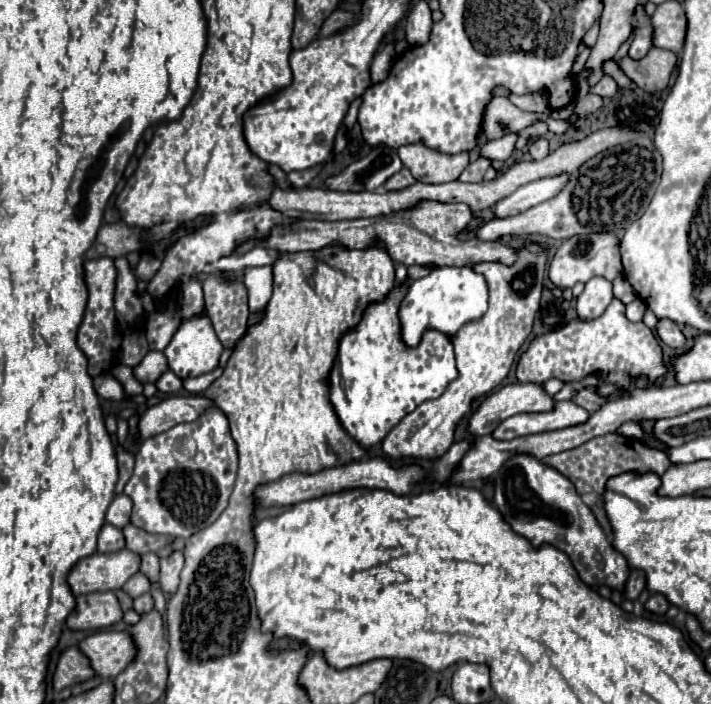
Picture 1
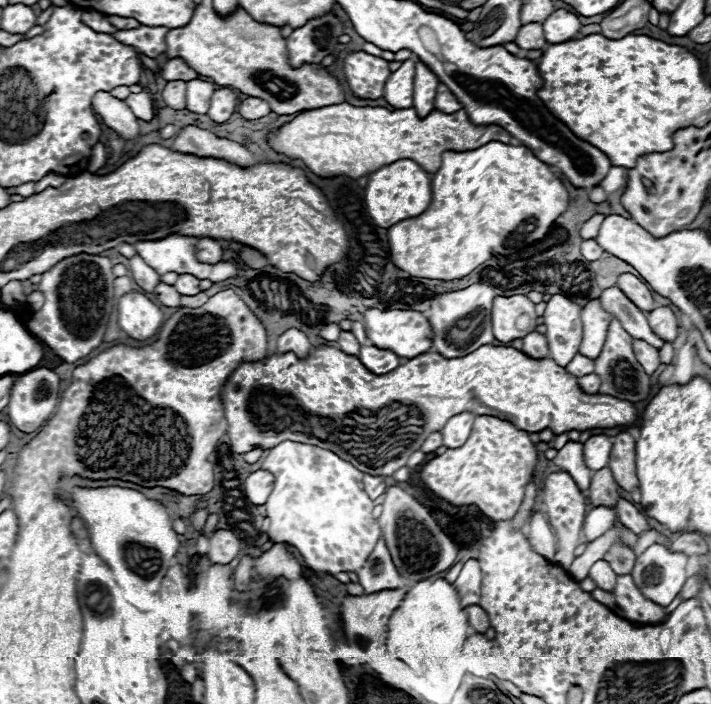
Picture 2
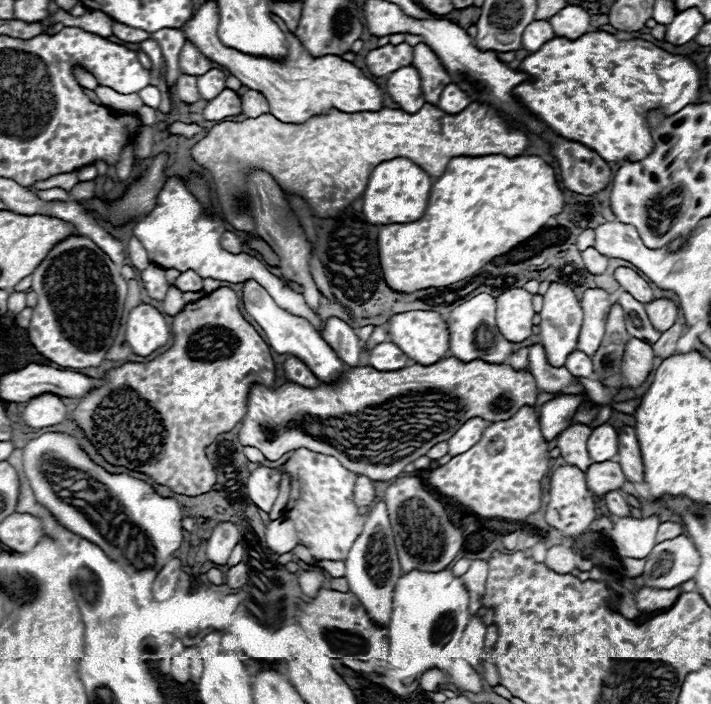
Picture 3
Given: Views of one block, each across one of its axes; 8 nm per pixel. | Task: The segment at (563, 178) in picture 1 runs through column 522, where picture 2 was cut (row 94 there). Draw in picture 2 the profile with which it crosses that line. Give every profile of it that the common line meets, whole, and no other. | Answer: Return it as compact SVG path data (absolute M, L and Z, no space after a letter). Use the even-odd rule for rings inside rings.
M190 80L186 86L186 110L194 114L206 114L210 106L210 96L218 86L206 80Z

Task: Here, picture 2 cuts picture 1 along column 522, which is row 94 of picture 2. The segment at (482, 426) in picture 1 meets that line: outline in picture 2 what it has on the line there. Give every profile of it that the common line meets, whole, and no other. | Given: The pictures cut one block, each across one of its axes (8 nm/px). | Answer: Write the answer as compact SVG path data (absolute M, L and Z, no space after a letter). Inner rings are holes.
M408 58L384 82L384 98L394 108L410 108L412 106L414 70L416 70L416 62L412 58Z

